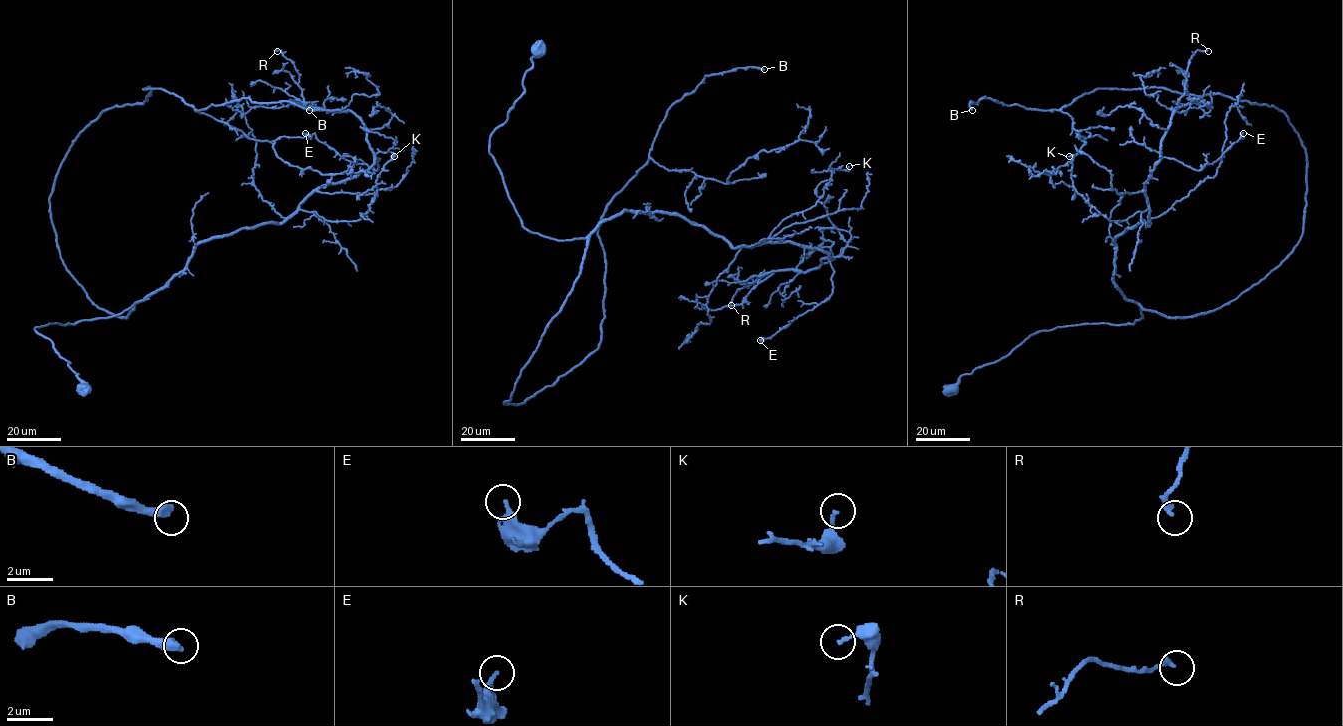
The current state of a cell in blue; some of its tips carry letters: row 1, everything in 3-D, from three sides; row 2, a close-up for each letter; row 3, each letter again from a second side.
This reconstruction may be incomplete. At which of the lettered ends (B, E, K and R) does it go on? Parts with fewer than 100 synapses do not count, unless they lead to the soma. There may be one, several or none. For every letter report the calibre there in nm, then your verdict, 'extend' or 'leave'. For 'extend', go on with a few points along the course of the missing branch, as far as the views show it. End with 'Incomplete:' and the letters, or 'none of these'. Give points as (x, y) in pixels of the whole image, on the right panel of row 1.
B: calibre 440 nm; extend; course (972, 110), (1048, 93), (1073, 99), (1075, 144), (1028, 159), (1014, 147)
E: calibre 240 nm; leave
K: calibre 150 nm; leave
R: calibre 260 nm; leave
Incomplete: B

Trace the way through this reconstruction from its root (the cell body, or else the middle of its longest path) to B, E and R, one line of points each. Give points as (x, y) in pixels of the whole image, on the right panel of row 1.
B: (949, 388), (1040, 331), (1218, 309), (1292, 251), (1306, 204), (1306, 152), (1274, 106), (1146, 87), (972, 110)
E: (949, 388), (1040, 331), (1142, 318), (1115, 240), (1150, 222), (1151, 171), (1199, 170), (1243, 133)
R: (949, 388), (1040, 331), (1142, 318), (1113, 280), (1115, 240), (1150, 222), (1145, 183), (1188, 62), (1208, 51)

